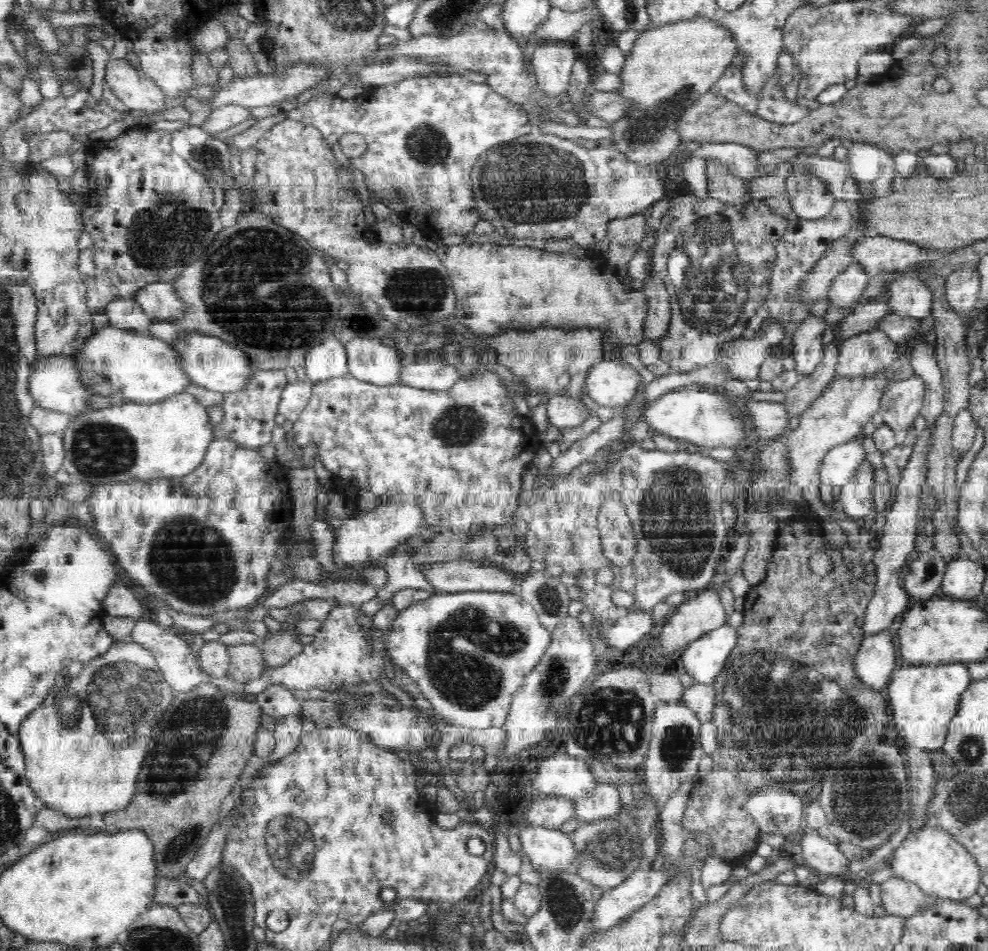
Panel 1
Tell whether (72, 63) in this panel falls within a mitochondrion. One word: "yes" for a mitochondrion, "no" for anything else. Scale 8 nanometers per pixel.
yes

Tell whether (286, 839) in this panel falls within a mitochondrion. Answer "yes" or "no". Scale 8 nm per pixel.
yes

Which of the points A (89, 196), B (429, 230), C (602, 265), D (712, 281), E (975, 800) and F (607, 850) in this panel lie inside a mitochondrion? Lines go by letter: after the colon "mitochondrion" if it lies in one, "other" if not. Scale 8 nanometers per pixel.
A: other
B: other
C: other
D: mitochondrion
E: mitochondrion
F: mitochondrion

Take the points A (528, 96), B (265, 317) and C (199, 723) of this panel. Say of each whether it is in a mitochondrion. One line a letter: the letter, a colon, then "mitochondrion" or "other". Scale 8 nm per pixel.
A: mitochondrion
B: mitochondrion
C: mitochondrion

